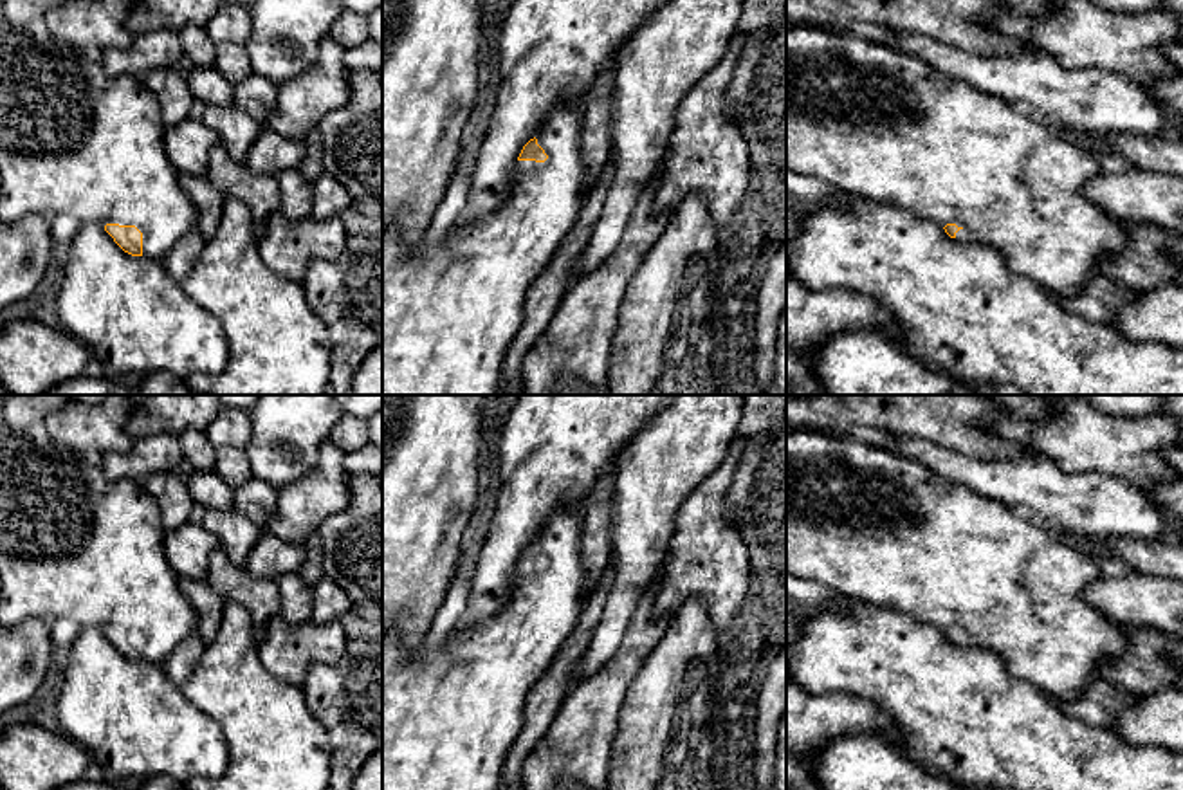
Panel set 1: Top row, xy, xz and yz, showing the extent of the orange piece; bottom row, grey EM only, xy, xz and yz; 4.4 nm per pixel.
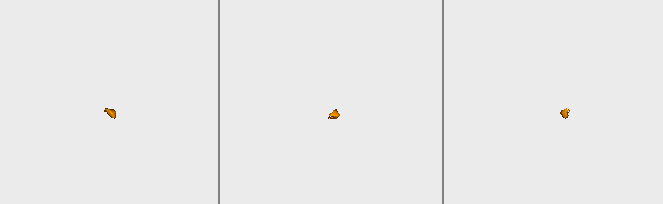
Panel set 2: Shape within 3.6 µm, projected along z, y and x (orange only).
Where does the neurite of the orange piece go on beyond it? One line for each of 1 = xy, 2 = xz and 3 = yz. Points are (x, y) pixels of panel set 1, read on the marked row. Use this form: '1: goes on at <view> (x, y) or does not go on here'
1: goes on at xy (76, 141)
2: goes on at xz (448, 316)
3: goes on at yz (873, 121)

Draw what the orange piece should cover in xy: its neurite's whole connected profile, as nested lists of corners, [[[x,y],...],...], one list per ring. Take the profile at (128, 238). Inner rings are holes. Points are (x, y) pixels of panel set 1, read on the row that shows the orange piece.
[[[25,29],[0,32],[0,220],[11,224],[32,213],[70,215],[99,224],[132,256],[162,260],[193,227],[197,211],[179,186],[179,171],[164,148],[160,105],[142,79],[108,76],[99,61],[78,49],[38,45]]]

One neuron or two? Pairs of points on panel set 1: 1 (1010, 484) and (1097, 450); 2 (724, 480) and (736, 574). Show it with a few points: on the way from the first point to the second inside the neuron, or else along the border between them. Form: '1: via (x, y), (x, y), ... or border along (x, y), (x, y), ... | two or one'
1: border along (1036, 451), (1066, 471), (1099, 473) | two
2: via (715, 504), (715, 551) | one

